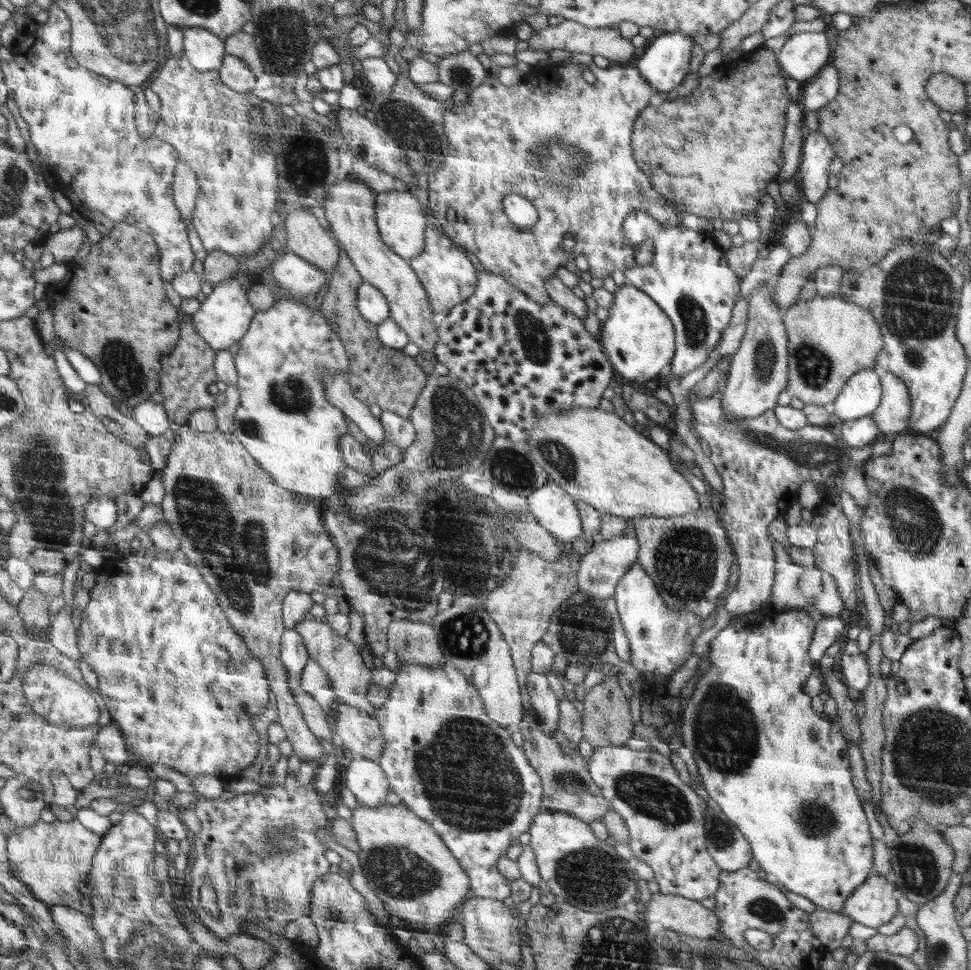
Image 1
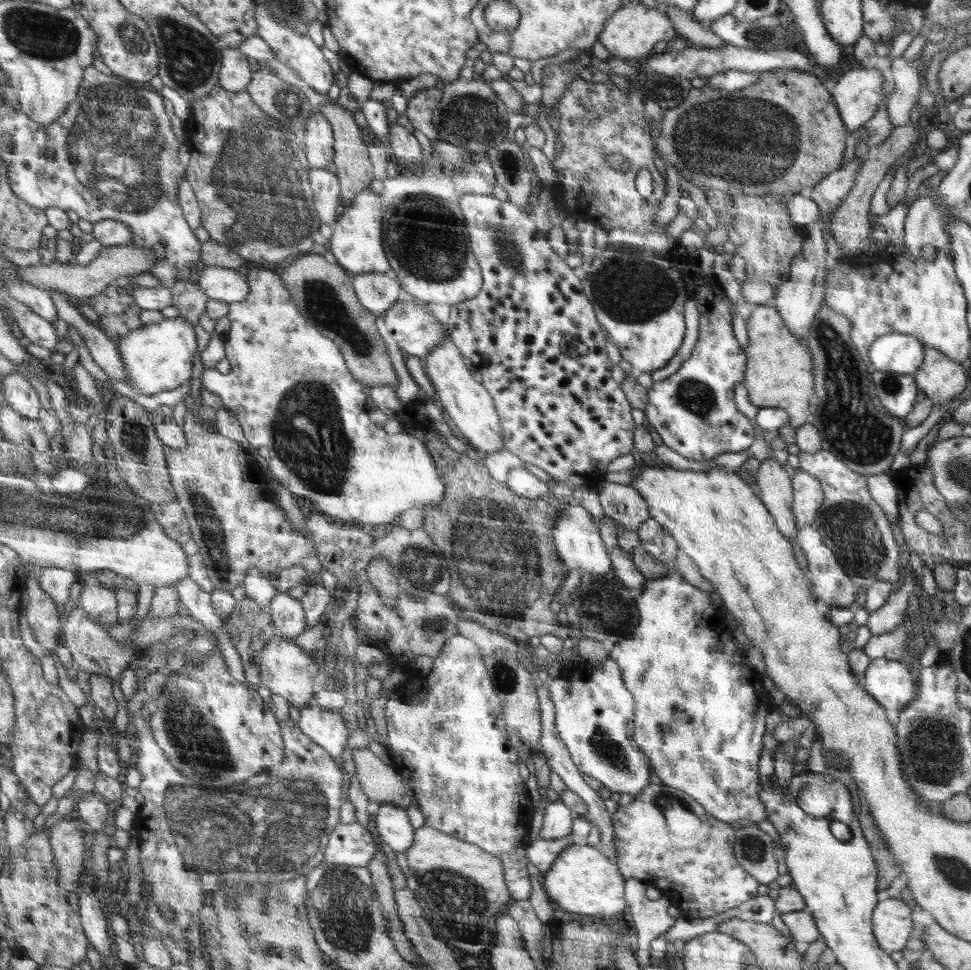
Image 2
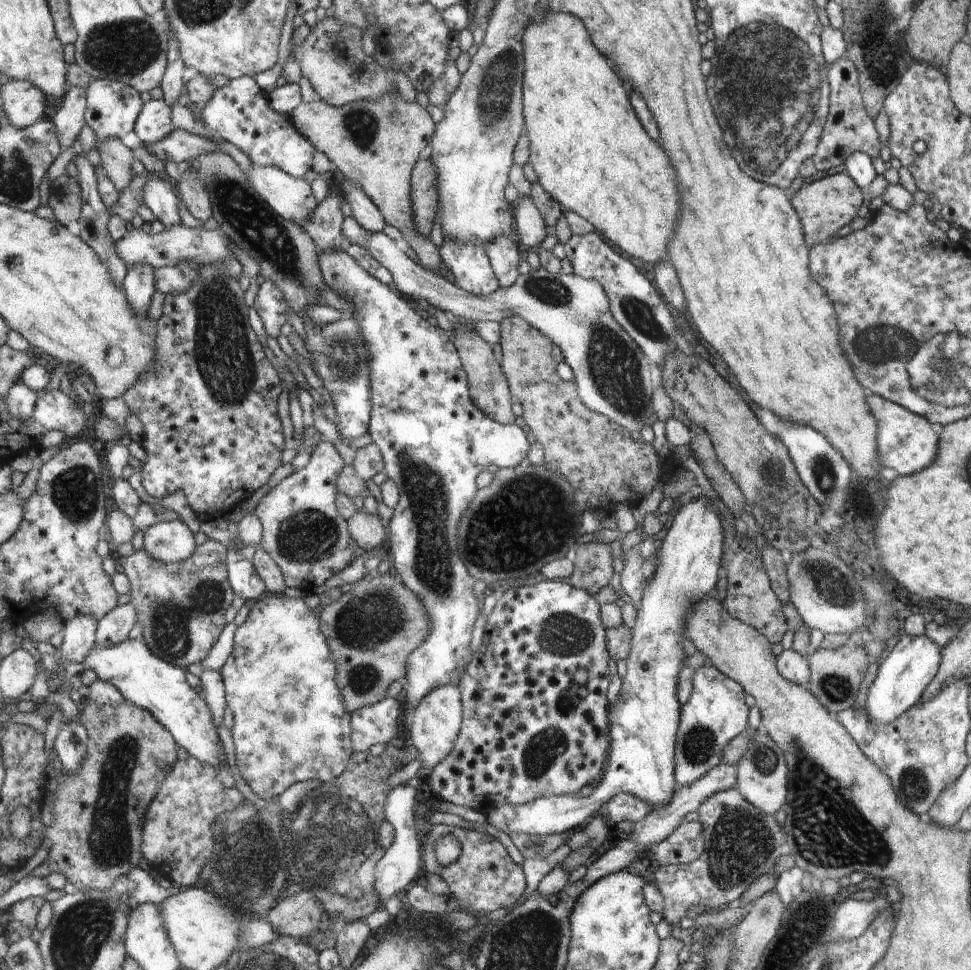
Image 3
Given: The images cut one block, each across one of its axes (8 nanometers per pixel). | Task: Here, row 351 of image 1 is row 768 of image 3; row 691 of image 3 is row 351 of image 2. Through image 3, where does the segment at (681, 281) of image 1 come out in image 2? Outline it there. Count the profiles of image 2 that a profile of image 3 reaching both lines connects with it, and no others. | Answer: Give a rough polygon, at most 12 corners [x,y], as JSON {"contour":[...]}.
{"contour":[[677,245],[668,258],[700,305],[700,336],[653,382],[646,422],[690,460],[744,452],[736,408],[745,350],[734,304]]}

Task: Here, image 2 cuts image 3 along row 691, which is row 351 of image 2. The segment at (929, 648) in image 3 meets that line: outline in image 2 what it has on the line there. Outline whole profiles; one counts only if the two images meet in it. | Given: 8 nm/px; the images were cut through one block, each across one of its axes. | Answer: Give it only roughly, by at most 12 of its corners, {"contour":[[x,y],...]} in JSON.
{"contour":[[879,336],[868,358],[873,370],[913,375],[923,366],[918,337]]}

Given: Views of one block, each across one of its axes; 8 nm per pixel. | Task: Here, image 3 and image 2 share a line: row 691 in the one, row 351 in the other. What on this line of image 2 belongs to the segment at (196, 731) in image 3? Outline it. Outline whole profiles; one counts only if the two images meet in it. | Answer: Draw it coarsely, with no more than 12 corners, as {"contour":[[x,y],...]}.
{"contour":[[186,317],[117,342],[133,390],[154,396],[194,378]]}

